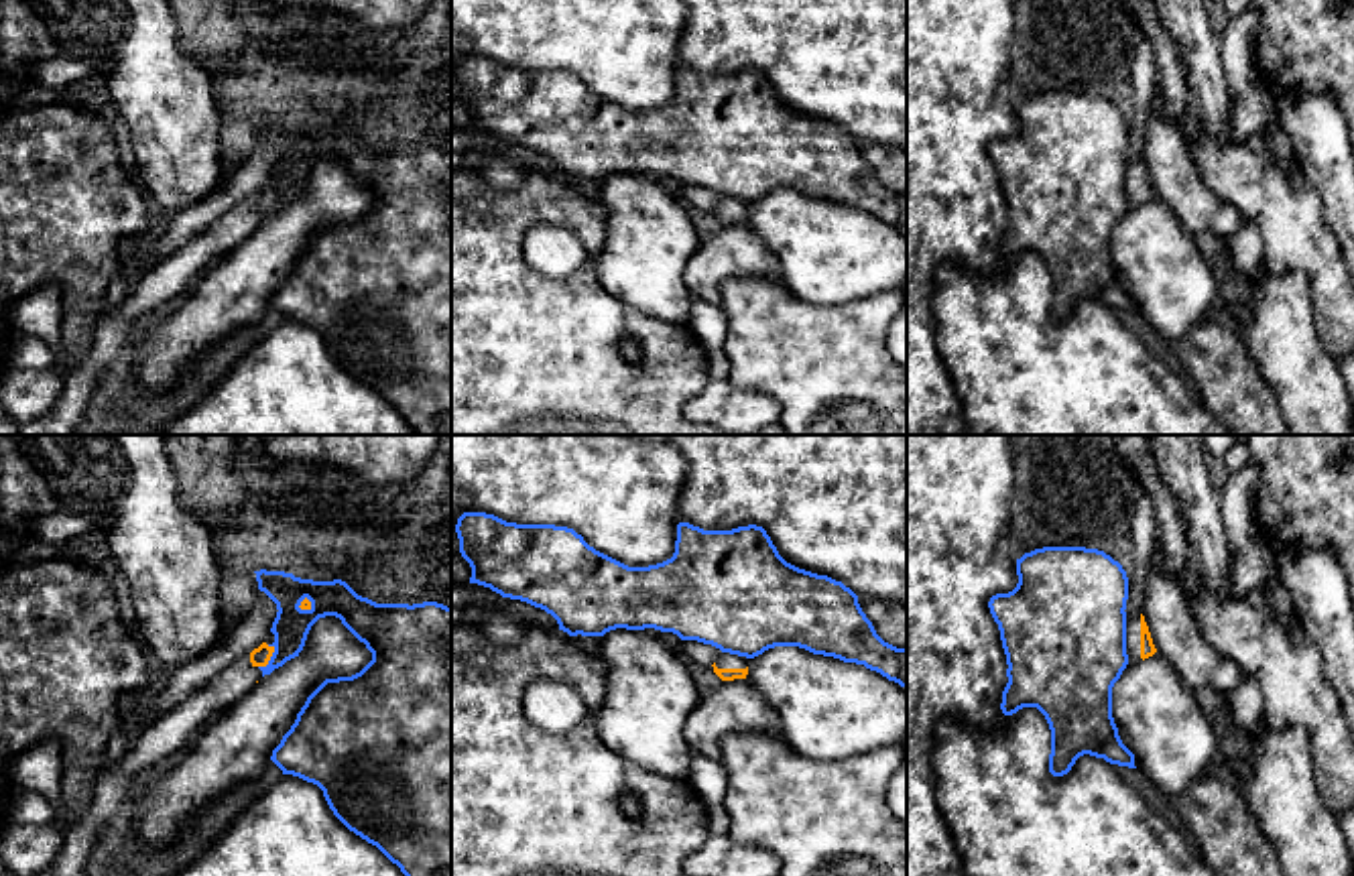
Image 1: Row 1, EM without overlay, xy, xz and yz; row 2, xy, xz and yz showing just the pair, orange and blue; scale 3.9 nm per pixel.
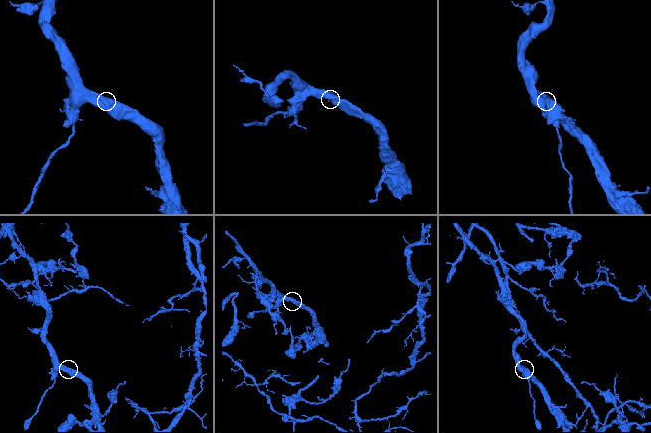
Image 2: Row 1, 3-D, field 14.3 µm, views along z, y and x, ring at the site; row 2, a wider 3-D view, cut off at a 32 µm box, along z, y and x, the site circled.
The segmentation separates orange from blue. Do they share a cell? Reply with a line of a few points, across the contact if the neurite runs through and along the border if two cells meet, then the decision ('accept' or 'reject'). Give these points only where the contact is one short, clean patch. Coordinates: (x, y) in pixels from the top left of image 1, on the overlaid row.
line xy (273, 645), (271, 659), (259, 667); reject

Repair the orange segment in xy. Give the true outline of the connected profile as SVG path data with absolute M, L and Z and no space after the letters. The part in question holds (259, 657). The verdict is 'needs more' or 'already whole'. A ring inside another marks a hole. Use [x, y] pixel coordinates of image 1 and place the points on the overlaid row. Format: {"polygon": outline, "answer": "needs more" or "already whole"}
{"polygon": "M270 632L250 654L232 663L203 689L150 722L116 762L104 764L89 809L83 817L69 819L65 843L53 870L37 876L81 876L100 829L120 811L134 789L132 778L169 754L185 750L203 726L252 691L262 677L260 669L268 665L274 652L272 642L274 634Z", "answer": "needs more"}

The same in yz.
{"polygon": "M1132 616L1126 620L1126 654L1128 663L1138 663L1157 652L1145 616Z", "answer": "needs more"}

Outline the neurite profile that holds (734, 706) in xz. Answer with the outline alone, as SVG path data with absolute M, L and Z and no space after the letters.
M746 679L724 681L701 695L685 724L693 752L720 758L722 740L736 732L781 736L781 719Z

